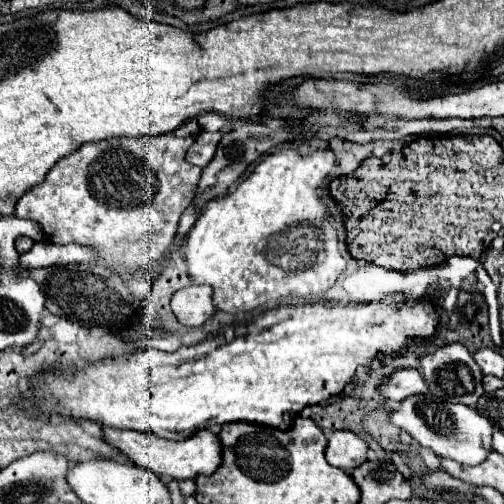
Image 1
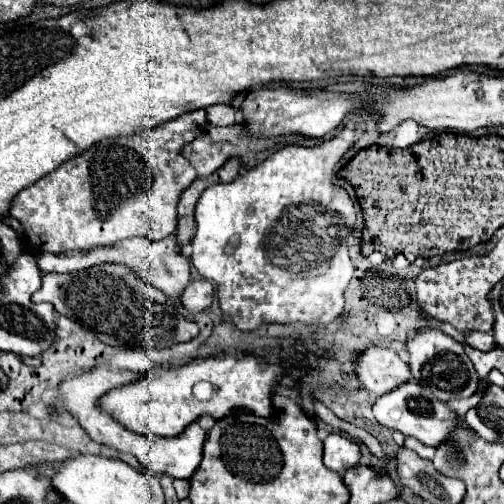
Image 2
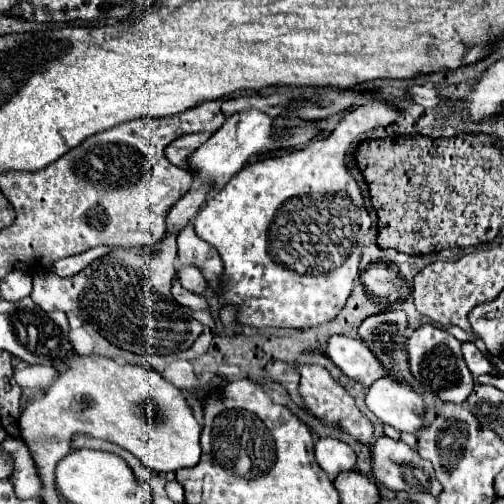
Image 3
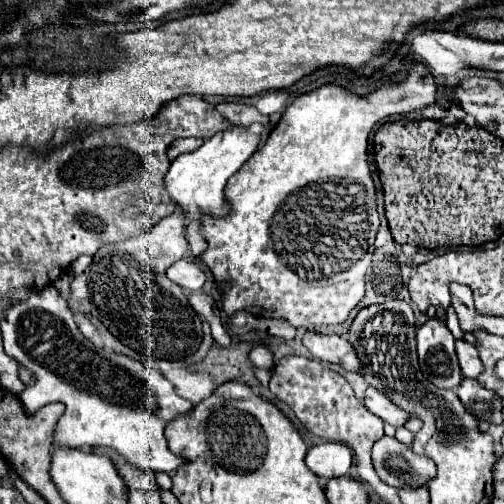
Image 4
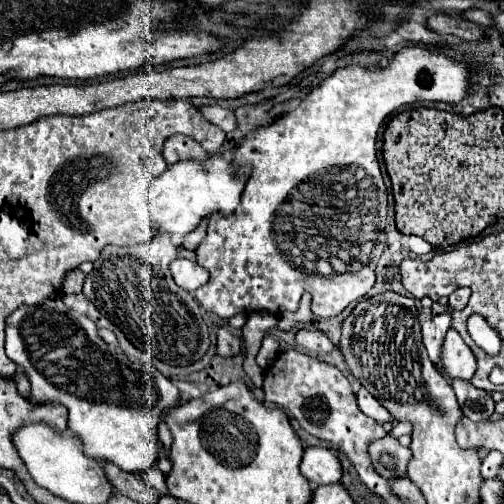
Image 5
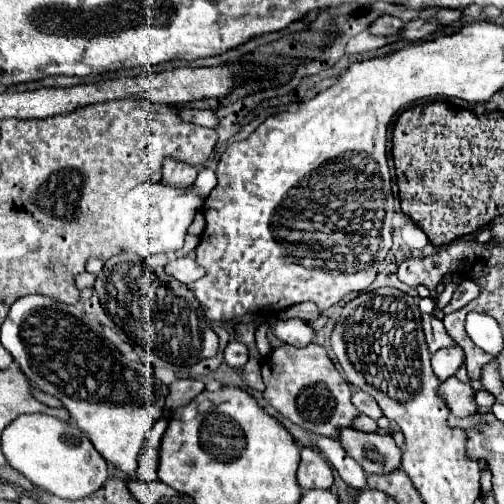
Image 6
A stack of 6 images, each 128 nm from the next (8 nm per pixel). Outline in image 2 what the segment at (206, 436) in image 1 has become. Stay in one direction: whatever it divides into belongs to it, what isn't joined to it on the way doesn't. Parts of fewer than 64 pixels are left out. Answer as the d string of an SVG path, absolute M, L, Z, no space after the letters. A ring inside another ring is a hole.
M92 368L90 372L84 372L68 382L62 382L58 388L58 400L54 404L54 410L58 412L68 412L72 416L78 418L80 426L88 432L88 436L94 442L112 446L120 452L128 452L132 456L136 456L148 470L154 470L158 474L168 474L172 478L190 478L194 474L194 470L198 468L200 460L202 460L202 446L206 440L206 432L198 426L198 422L192 422L186 426L184 432L180 432L178 436L172 438L160 438L160 436L144 436L144 434L136 434L132 430L126 430L118 420L114 420L108 412L104 412L100 408L100 398L104 394L108 394L114 388L126 386L140 380L140 374L136 372L114 372L108 368Z

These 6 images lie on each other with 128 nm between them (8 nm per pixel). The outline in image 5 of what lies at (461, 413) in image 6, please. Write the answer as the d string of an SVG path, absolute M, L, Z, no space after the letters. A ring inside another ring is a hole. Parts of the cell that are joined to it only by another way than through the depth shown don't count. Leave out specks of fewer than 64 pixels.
M458 378L452 380L452 388L464 416L468 416L474 422L480 422L492 416L494 400L486 390L478 390L468 380L458 380Z

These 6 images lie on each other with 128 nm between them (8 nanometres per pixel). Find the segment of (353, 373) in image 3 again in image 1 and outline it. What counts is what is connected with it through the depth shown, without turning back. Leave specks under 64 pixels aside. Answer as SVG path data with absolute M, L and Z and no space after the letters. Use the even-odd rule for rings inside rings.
M398 368L390 376L384 376L376 390L388 400L400 402L416 392L428 392L428 386L416 368Z

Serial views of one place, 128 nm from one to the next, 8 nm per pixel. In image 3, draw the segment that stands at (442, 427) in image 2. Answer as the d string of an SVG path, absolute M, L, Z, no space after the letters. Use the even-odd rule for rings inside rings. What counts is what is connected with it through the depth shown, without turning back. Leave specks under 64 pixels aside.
M380 378L368 388L366 406L368 406L370 412L376 414L376 418L382 424L390 424L400 432L418 432L422 428L422 424L424 424L422 414L428 408L424 398L416 390L412 390L410 386L404 386L404 384L396 384L392 380L388 380L388 378Z

